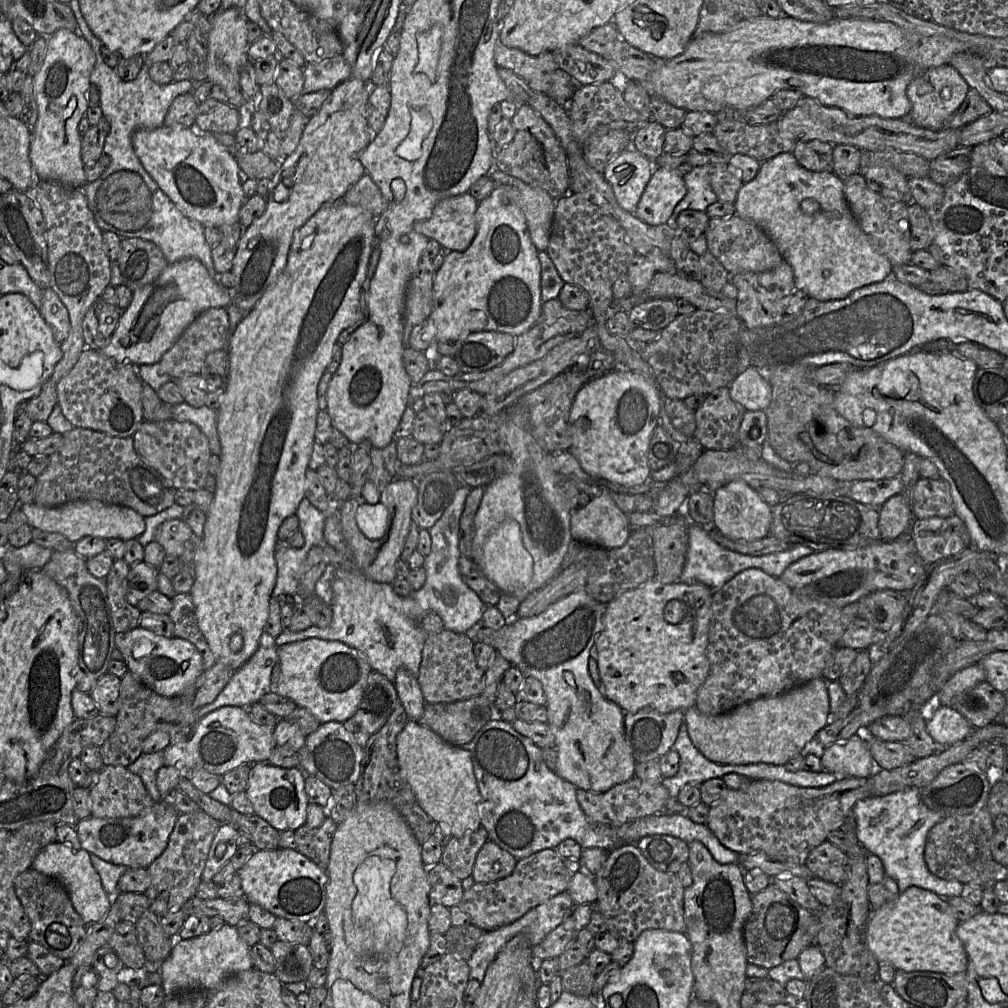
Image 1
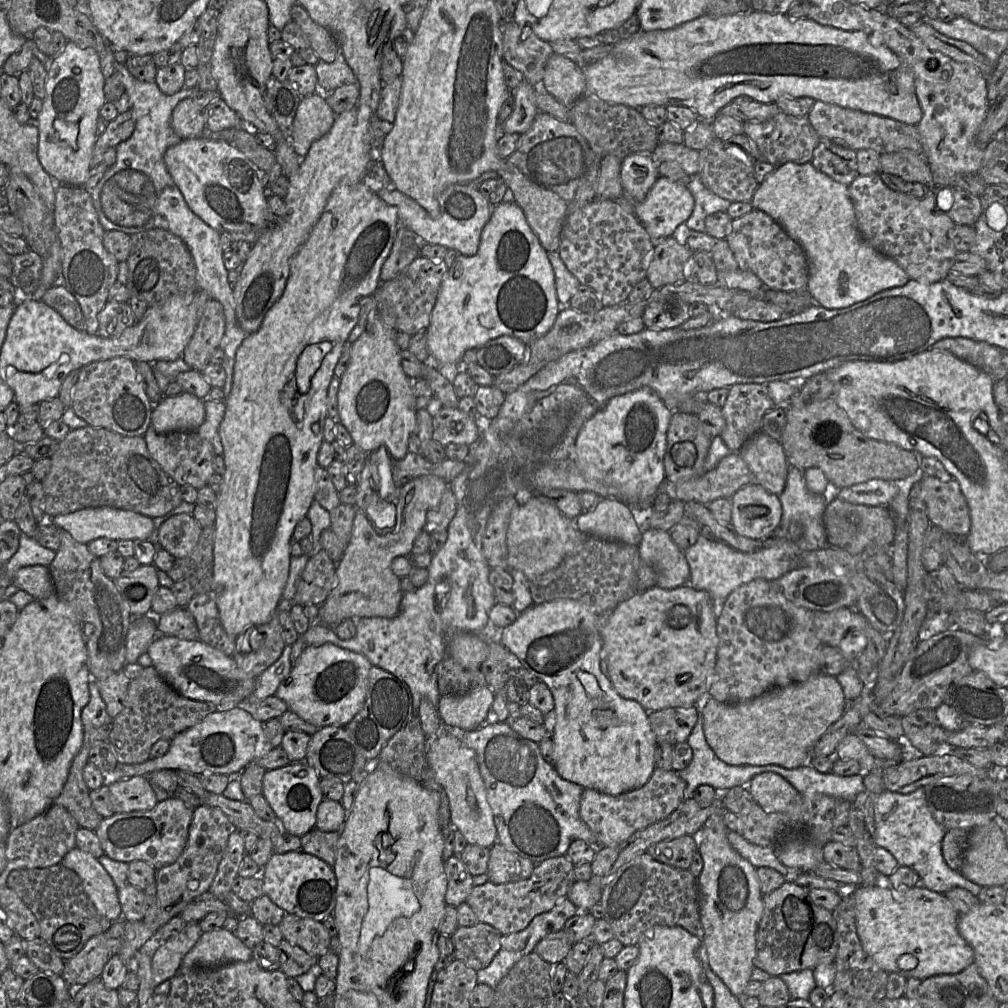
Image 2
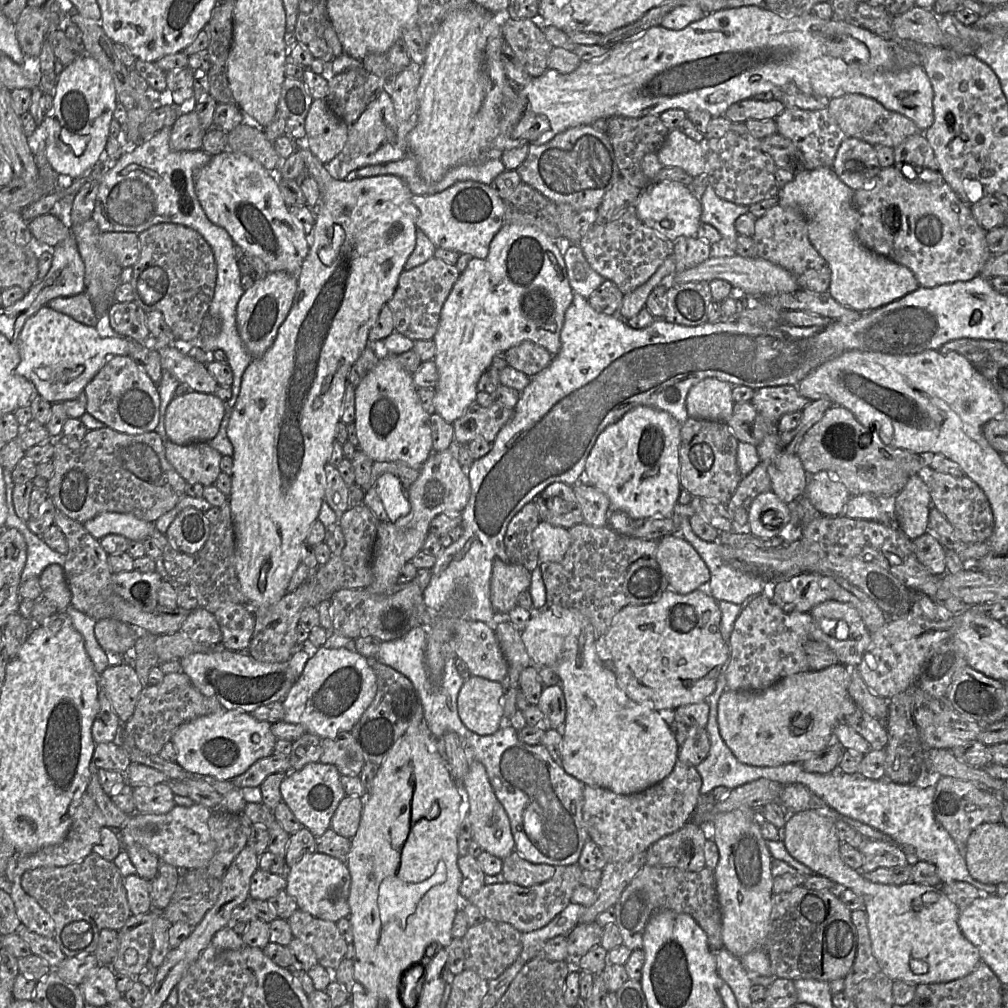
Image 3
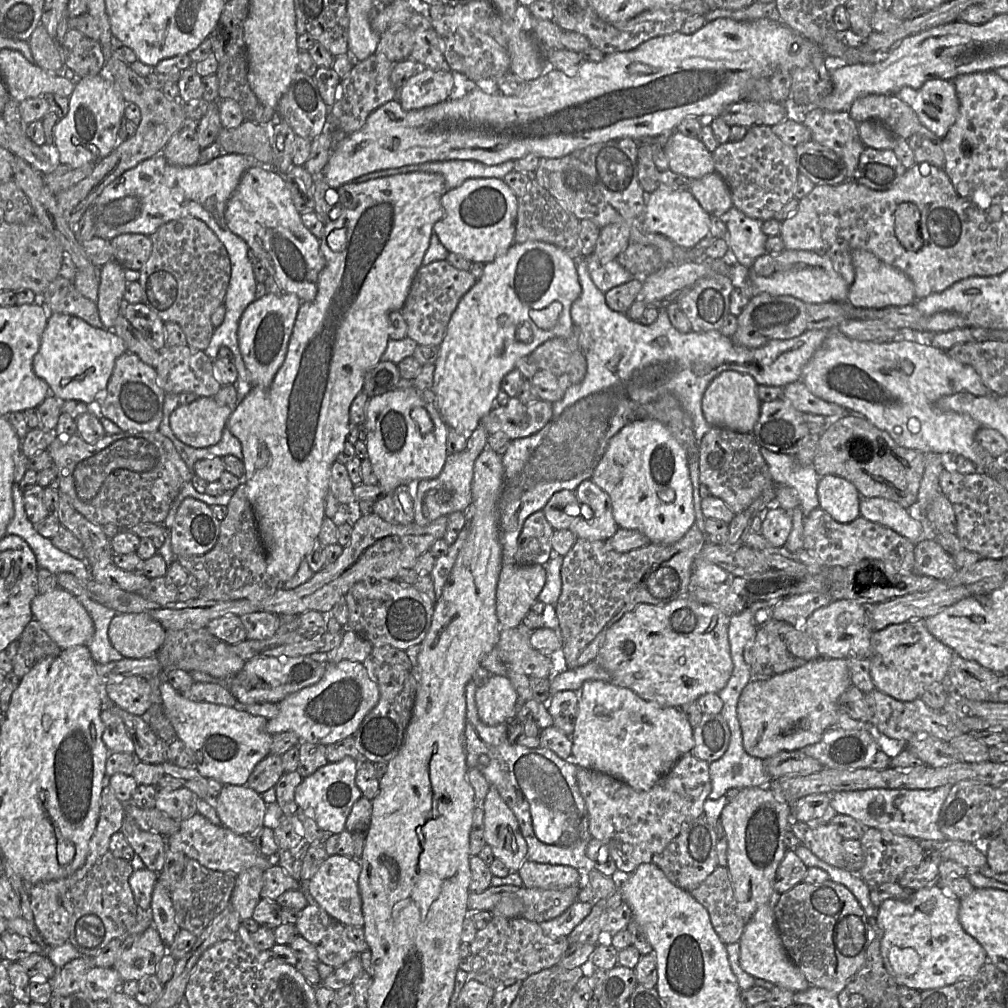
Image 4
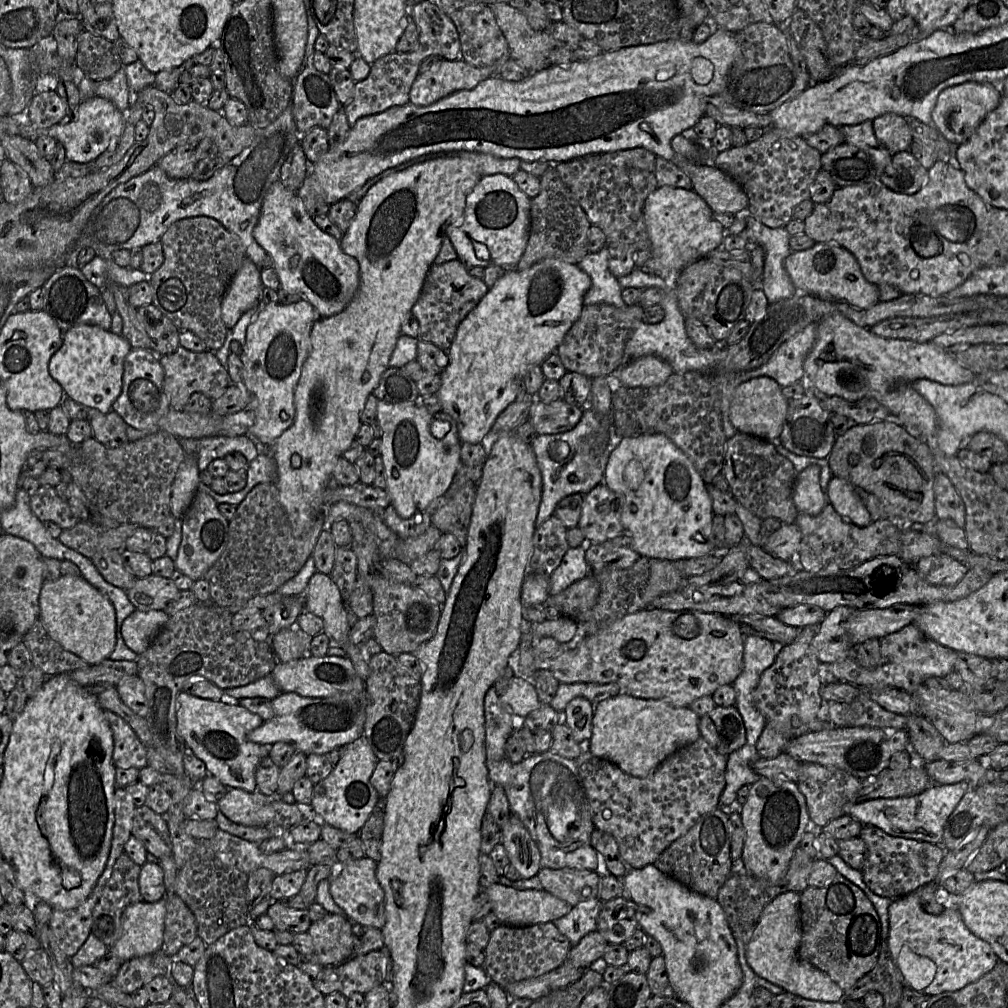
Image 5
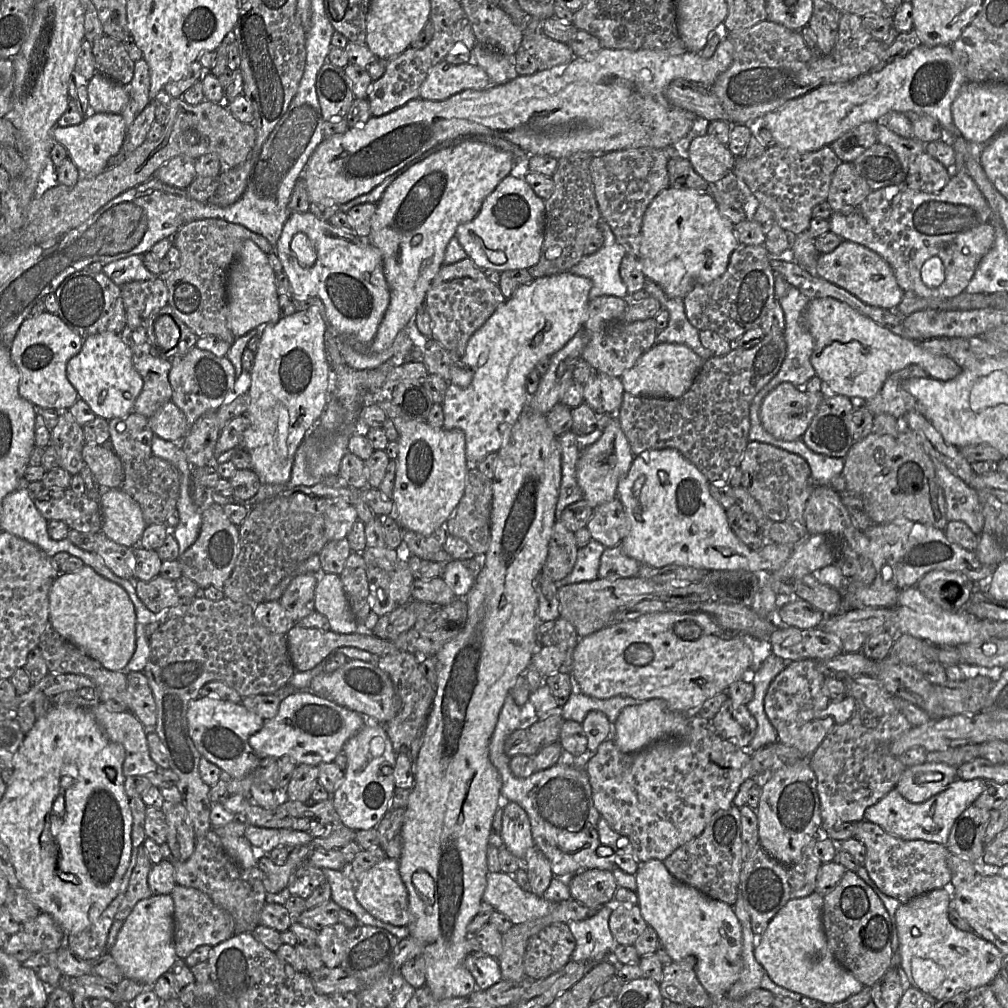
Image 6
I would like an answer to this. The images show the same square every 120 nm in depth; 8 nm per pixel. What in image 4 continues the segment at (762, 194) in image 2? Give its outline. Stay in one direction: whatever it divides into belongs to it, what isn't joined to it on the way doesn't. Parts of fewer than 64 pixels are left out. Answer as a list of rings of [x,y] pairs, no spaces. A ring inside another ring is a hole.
[[[863,249],[852,252],[852,264],[855,277],[849,287],[846,301],[849,305],[863,309],[885,309],[903,307],[915,302],[914,284],[901,270],[882,262],[874,254]]]

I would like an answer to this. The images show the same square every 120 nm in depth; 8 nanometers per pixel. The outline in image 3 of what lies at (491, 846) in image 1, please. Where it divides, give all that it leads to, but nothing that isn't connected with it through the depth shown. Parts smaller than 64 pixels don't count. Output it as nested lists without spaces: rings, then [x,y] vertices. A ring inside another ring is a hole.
[[[513,851],[504,858],[501,874],[505,882],[514,883],[522,887],[530,887],[541,884],[555,873],[555,866],[548,864],[534,864],[523,859],[517,852]]]

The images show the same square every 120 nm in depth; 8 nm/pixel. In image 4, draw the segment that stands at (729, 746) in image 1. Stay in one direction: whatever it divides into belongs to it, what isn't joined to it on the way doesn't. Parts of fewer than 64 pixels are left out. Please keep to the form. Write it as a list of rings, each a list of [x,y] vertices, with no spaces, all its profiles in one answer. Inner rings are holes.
[[[822,657],[767,680],[751,680],[742,690],[737,704],[737,718],[745,751],[750,756],[767,759],[782,751],[796,751],[819,742],[827,730],[836,727],[838,699],[850,686],[847,661]]]

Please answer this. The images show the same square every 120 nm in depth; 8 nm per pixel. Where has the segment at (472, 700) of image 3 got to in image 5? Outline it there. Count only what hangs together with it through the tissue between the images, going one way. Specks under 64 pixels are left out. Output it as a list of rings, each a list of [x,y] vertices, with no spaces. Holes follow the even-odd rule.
[[[515,676],[501,694],[500,700],[503,706],[518,718],[525,718],[542,704],[534,685],[528,680]]]

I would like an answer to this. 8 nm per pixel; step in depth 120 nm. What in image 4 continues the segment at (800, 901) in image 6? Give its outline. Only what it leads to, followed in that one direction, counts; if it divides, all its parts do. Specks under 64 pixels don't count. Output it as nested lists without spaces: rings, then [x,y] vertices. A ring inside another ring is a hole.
[[[776,895],[769,903],[760,906],[747,922],[738,941],[740,944],[739,960],[741,968],[754,978],[767,980],[793,992],[805,991],[812,985],[789,959],[782,944],[775,921],[775,903]]]

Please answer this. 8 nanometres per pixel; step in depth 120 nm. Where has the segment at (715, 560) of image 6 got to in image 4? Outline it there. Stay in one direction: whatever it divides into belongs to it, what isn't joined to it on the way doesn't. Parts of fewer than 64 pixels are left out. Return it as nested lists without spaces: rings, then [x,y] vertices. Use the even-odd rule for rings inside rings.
[[[630,421],[616,433],[590,480],[609,495],[617,525],[641,532],[651,543],[675,543],[695,524],[686,451],[658,421]],[[776,504],[763,513],[762,536],[775,547],[783,547],[792,530],[791,513]]]

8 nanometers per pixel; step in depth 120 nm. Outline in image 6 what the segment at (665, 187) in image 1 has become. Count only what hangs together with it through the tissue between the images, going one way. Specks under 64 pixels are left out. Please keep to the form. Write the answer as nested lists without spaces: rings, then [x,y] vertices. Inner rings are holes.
[[[669,187],[660,192],[645,211],[639,268],[647,280],[658,284],[670,297],[683,299],[696,285],[710,283],[726,271],[731,254],[739,247],[734,225],[723,217],[709,192]]]

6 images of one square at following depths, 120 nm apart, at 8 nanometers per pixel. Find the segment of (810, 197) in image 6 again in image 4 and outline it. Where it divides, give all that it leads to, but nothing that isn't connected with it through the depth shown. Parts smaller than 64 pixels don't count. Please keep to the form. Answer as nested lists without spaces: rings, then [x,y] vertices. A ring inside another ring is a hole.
[[[751,126],[742,140],[721,143],[711,154],[715,172],[729,187],[733,206],[747,216],[761,222],[773,219],[778,211],[795,198],[800,174],[795,146],[784,143],[770,126]]]

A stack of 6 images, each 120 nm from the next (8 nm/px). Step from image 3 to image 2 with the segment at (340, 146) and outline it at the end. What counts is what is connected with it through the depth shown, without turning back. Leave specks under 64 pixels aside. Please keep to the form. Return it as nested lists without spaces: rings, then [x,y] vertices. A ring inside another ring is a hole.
[[[321,92],[304,97],[295,114],[293,130],[287,142],[304,157],[311,145],[327,134],[334,124],[336,113]]]

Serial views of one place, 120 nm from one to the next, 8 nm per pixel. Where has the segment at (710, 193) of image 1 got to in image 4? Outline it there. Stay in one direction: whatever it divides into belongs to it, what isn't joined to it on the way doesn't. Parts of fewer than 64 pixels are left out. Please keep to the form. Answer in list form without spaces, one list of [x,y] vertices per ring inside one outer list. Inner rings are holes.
[[[734,206],[719,218],[727,227],[729,256],[735,262],[750,268],[760,256],[766,254],[768,236],[762,231],[761,221]]]

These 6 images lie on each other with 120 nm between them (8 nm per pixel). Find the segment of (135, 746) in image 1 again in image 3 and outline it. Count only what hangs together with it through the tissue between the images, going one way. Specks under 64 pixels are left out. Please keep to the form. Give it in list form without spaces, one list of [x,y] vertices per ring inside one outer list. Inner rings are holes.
[[[167,673],[156,685],[141,691],[132,717],[122,723],[122,730],[130,734],[136,746],[149,754],[158,754],[171,741],[178,727],[195,718],[225,711],[218,700],[204,696],[184,673]]]

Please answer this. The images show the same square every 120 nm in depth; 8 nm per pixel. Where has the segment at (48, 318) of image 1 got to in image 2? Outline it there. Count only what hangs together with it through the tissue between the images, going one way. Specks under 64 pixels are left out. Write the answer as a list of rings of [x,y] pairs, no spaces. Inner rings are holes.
[[[54,286],[48,289],[41,301],[56,310],[75,329],[85,330],[81,307],[64,286]]]

